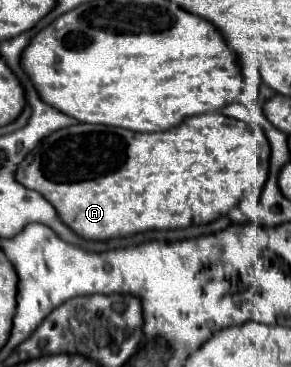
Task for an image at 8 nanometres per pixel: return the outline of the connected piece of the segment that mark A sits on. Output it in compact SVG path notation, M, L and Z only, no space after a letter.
M212 113L212 115L190 117L182 125L178 125L178 127L174 127L170 131L162 131L162 133L136 133L136 131L122 129L122 127L106 127L106 125L90 125L90 123L78 123L78 125L72 125L72 127L60 129L60 131L48 135L34 149L34 153L30 153L24 159L24 163L20 163L16 179L24 187L42 193L54 205L54 209L58 211L60 219L70 229L74 229L80 237L92 239L92 241L106 241L106 239L126 237L126 235L152 231L152 229L178 229L178 227L190 227L190 225L202 225L202 223L216 221L216 219L224 217L232 207L238 205L238 201L244 197L246 189L250 189L258 181L260 181L260 187L264 187L264 183L268 179L268 173L270 173L270 143L268 143L264 131L262 129L252 129L244 121L226 117L222 113Z

